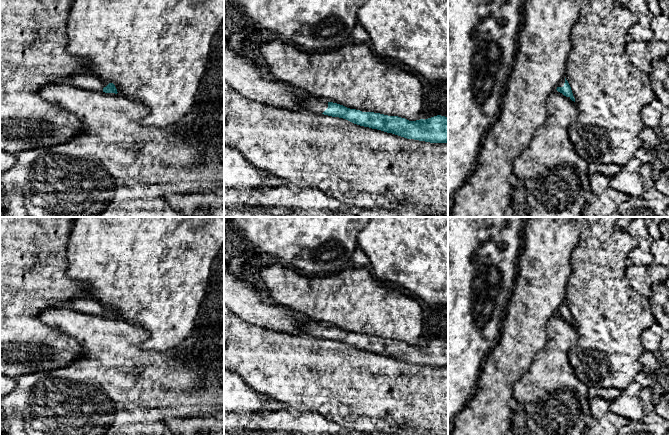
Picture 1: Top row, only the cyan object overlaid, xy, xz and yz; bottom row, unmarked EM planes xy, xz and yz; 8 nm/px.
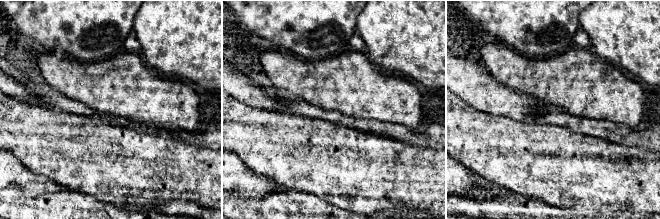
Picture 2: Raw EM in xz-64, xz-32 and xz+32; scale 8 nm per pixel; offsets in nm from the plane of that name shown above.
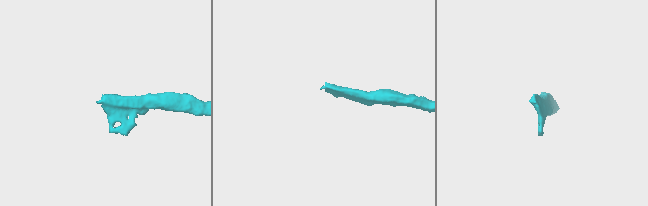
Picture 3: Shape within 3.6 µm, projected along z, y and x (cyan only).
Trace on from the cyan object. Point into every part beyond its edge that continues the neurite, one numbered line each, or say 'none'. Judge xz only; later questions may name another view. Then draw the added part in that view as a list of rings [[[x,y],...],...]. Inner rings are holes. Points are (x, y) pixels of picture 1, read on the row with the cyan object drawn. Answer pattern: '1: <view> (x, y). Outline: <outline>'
1: xz (312, 104). Outline: [[[313,96],[305,98],[301,102],[301,105],[306,111],[310,111],[317,114],[322,114],[328,108],[328,102],[315,98]]]

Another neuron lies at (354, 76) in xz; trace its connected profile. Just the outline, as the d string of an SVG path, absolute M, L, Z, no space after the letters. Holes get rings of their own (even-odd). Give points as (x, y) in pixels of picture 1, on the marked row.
M280 38L264 41L260 52L271 74L313 97L362 112L398 116L409 121L422 119L424 86L395 62L373 52L369 43L350 41L332 51L304 51Z

